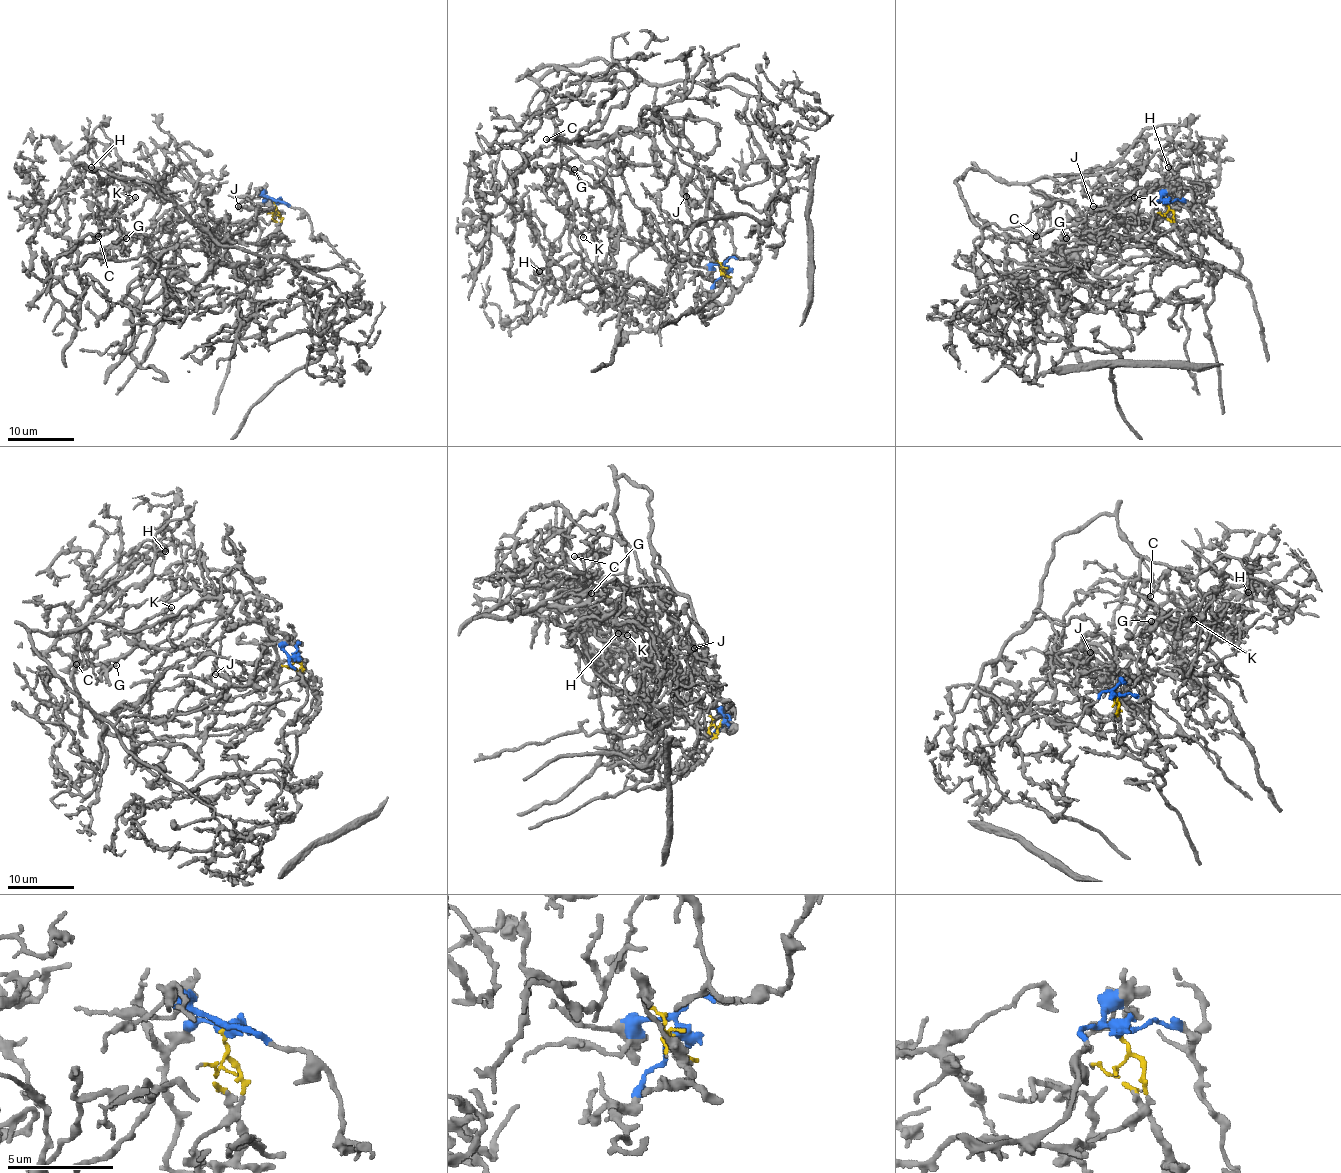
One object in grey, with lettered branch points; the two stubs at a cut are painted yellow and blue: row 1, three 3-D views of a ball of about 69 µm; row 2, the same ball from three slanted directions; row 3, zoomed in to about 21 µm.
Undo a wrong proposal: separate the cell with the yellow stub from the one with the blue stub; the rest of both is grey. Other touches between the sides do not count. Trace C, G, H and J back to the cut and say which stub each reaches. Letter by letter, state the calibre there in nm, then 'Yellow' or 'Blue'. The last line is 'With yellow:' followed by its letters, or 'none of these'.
C: Thickness 200 nm. Blue
G: Thickness 180 nm. Yellow
H: Thickness 150 nm. Blue
J: Thickness 110 nm. Blue
With yellow: G

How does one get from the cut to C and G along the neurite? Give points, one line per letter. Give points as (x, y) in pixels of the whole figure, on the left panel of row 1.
C: (274, 203), (299, 208), (341, 265), (298, 271), (219, 245), (154, 185), (91, 170), (108, 195), (98, 236)
G: (274, 203), (254, 283), (218, 260), (138, 301), (128, 290), (159, 258), (98, 316), (76, 266), (126, 238)

